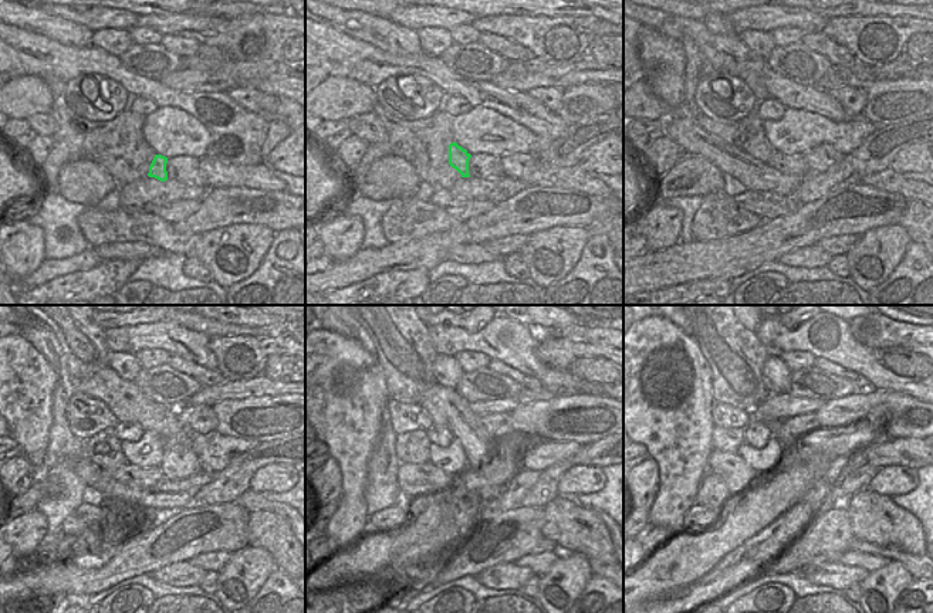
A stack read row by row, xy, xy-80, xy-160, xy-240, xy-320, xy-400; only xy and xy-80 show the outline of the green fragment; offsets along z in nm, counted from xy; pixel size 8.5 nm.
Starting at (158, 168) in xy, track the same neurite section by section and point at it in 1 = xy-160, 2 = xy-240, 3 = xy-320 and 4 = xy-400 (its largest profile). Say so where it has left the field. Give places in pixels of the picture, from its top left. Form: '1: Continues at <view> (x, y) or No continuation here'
1: Continues at xy-160 (750, 136)
2: Continues at xy-240 (104, 449)
3: Continues at xy-320 (412, 446)
4: Continues at xy-400 (724, 439)

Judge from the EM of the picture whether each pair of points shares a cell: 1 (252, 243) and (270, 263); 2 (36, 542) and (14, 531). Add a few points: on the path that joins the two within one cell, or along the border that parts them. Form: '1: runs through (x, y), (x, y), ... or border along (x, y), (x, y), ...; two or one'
1: border along (274, 234), (260, 264), (242, 280); two
2: runs through (30, 541), (20, 532); one

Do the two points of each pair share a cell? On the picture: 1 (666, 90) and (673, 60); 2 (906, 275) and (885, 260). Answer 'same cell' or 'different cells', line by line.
1: same cell
2: different cells

